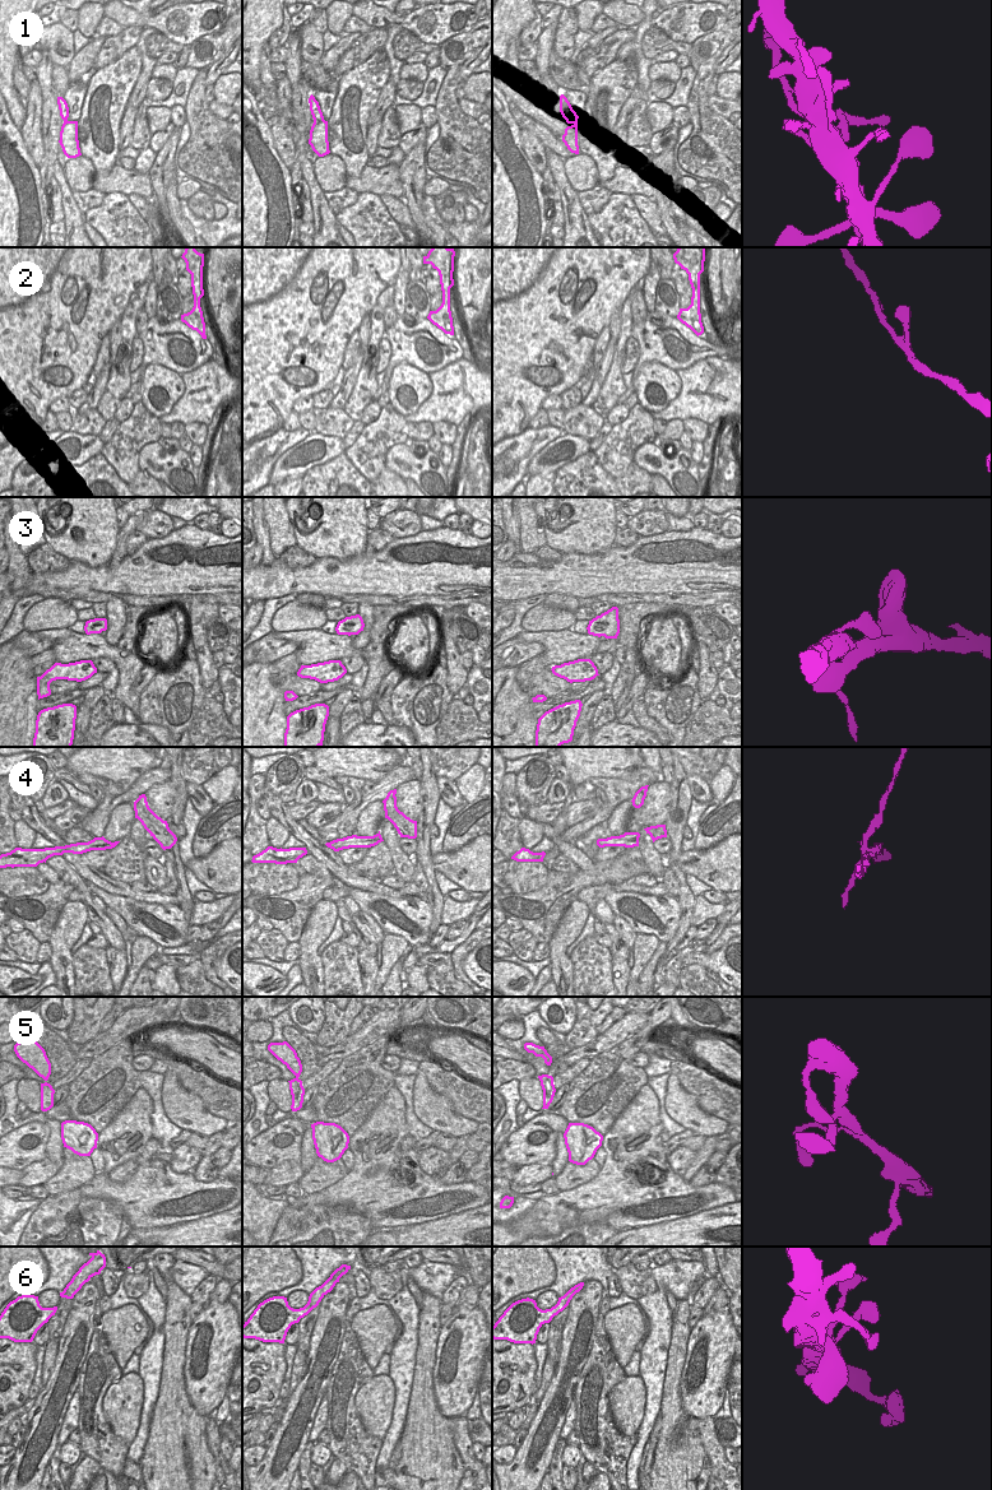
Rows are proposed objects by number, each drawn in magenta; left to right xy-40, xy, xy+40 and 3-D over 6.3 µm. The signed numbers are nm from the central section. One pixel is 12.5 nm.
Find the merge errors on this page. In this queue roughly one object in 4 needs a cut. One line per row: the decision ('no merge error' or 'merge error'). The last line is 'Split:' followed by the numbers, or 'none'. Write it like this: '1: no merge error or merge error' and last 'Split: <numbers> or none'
1: no merge error
2: no merge error
3: merge error
4: merge error
5: no merge error
6: no merge error
Split: 3, 4

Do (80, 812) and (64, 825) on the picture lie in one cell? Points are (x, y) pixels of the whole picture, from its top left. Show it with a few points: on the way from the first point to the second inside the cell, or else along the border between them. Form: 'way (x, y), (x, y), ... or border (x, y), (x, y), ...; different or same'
way (77, 815), (68, 821); same

